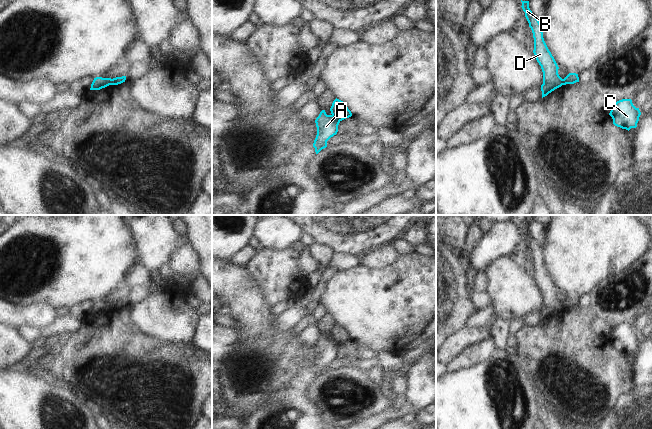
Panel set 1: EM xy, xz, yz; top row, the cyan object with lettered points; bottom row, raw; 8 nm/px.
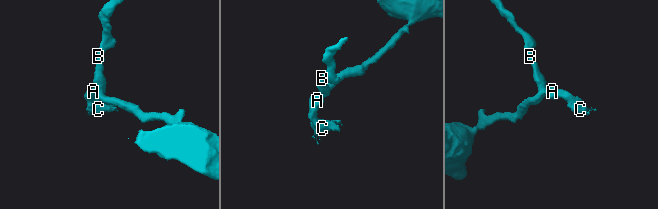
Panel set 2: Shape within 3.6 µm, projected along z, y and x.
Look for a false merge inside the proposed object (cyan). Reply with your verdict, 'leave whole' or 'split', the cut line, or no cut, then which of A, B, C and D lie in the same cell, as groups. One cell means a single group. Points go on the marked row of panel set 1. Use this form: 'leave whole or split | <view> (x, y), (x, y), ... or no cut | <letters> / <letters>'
split | xz (331, 115), (340, 120) | A C / B D

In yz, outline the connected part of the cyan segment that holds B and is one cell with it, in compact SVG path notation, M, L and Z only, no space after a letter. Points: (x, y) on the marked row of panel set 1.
M522 1L522 9L532 30L534 38L533 53L543 72L543 84L541 85L542 98L563 85L563 79L558 74L558 65L549 51L542 32L542 26L537 17L529 8L529 1Z

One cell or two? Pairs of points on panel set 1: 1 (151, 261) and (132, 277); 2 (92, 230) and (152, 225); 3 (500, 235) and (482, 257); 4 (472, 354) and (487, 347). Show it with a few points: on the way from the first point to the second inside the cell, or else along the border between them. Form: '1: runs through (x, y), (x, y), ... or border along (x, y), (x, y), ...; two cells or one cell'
1: border along (140, 263), (149, 272); two cells
2: border along (129, 225), (139, 249); two cells
3: runs through (497, 240), (485, 252); one cell
4: runs through (476, 354), (483, 351); one cell

